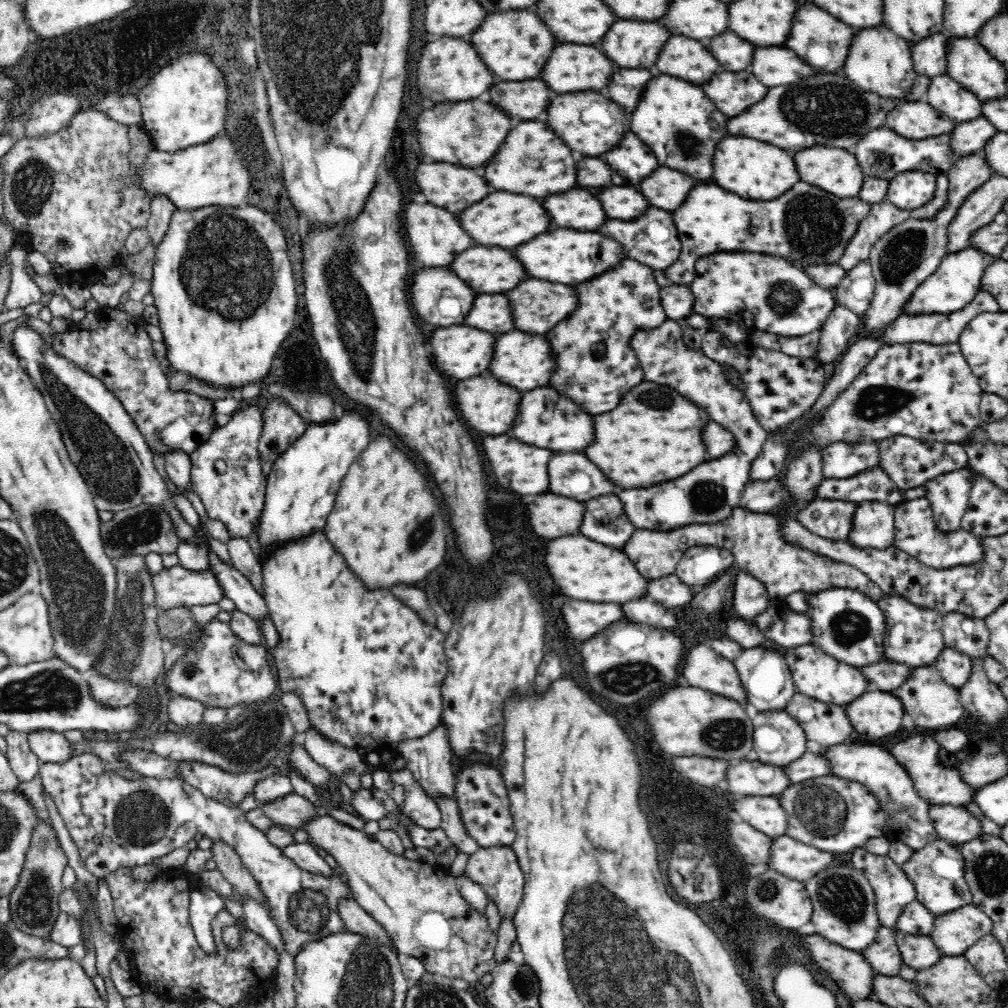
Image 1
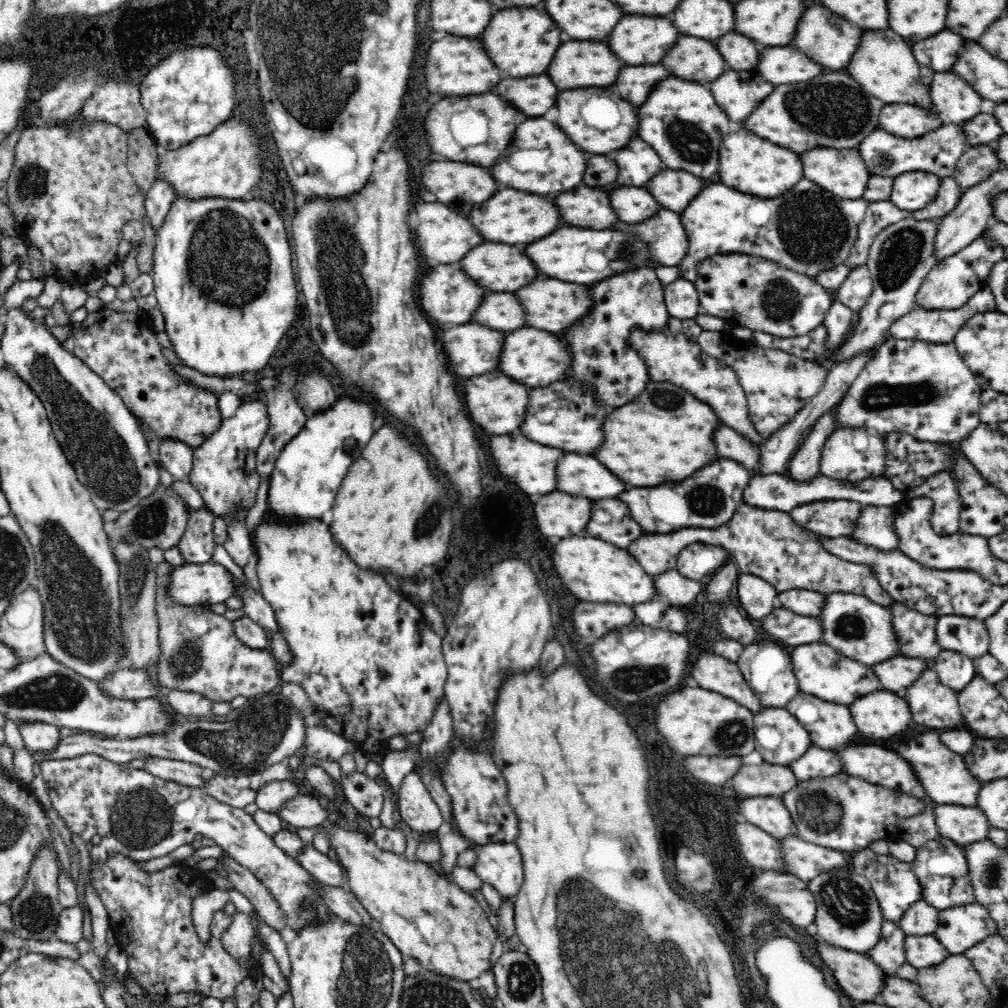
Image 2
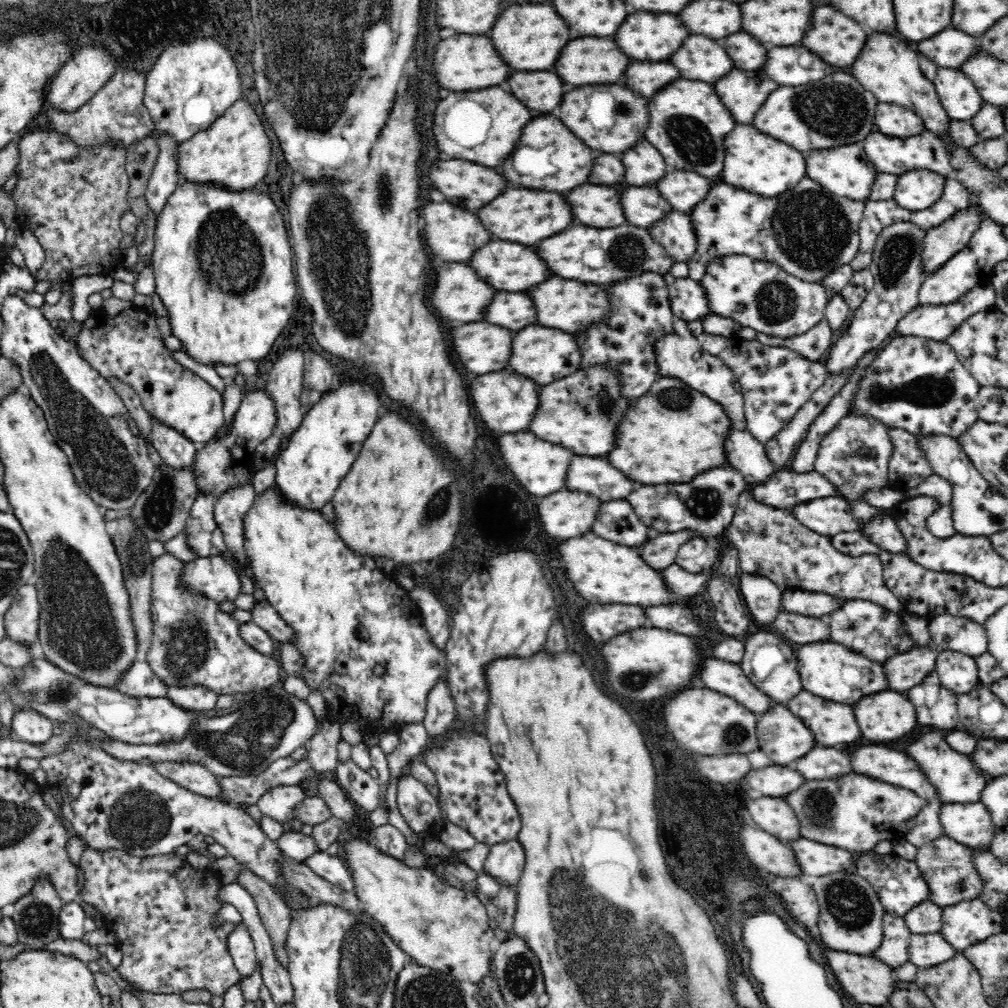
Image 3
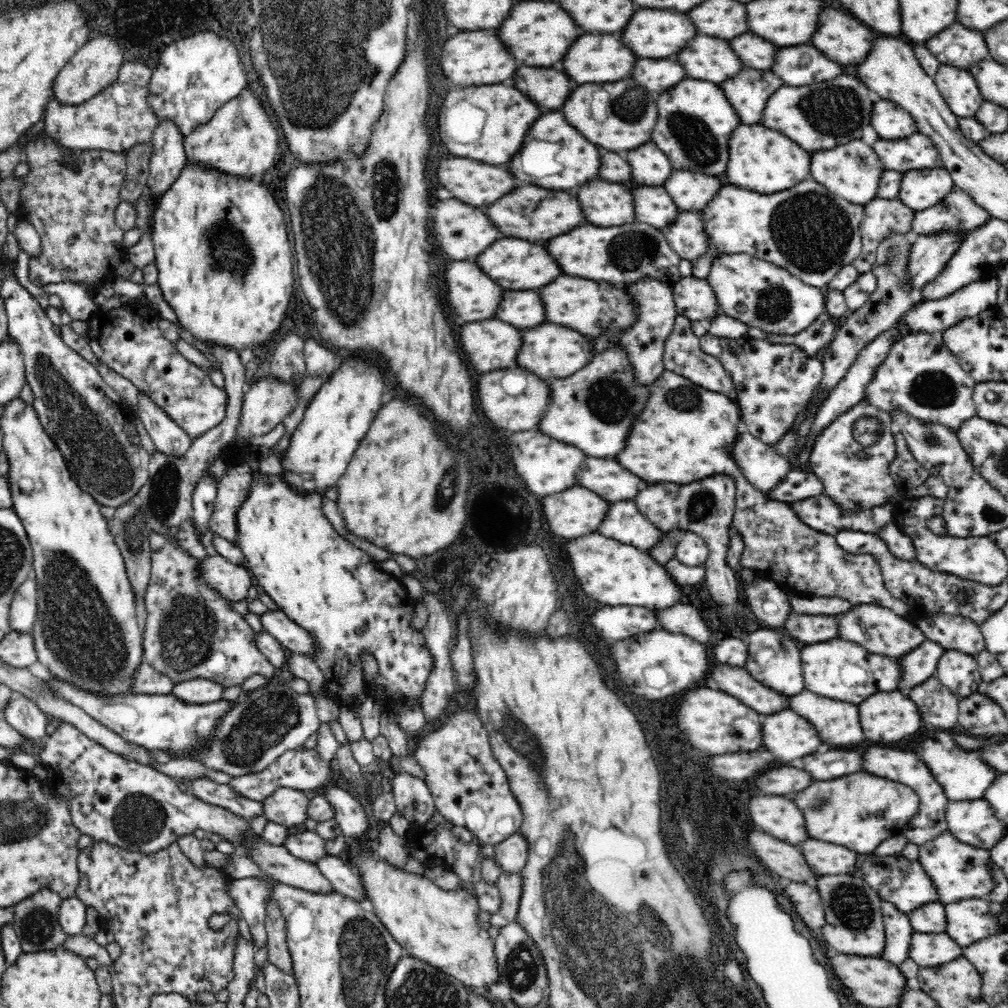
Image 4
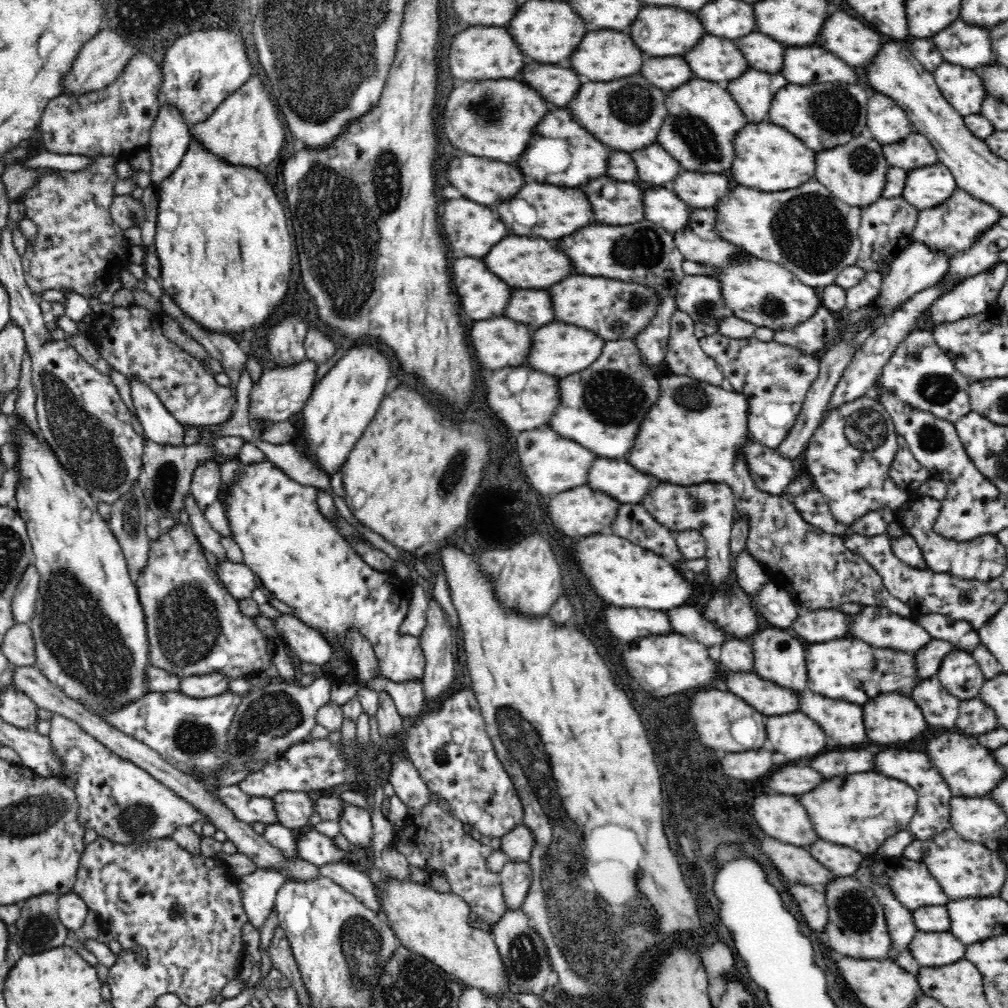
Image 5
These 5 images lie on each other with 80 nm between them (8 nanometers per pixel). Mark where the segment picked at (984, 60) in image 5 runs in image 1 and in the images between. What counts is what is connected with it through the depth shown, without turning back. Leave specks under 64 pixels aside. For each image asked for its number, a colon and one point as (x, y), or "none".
1: (929, 56)
2: (938, 52)
3: (948, 49)
4: (957, 46)

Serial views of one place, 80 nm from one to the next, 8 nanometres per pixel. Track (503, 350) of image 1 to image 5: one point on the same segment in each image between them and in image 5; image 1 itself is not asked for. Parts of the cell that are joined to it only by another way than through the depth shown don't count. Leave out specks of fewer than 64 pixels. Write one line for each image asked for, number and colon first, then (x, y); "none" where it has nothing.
2: (532, 357)
3: (544, 355)
4: (548, 351)
5: (559, 349)

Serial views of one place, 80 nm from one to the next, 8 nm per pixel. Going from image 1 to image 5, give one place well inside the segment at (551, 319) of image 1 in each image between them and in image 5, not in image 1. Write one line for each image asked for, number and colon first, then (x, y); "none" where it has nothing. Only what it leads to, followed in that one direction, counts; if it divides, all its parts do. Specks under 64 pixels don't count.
2: (554, 305)
3: (566, 304)
4: (588, 307)
5: (615, 310)

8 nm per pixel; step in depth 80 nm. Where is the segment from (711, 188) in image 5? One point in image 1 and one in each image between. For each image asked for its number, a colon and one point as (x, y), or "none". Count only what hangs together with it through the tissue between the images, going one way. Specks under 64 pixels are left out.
1: (666, 189)
2: (674, 189)
3: (683, 190)
4: (691, 191)

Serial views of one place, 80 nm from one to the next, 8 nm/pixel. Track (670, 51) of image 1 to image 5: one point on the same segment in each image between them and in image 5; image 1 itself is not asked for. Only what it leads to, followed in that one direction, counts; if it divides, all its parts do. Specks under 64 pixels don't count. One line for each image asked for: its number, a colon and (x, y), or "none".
2: (690, 58)
3: (700, 58)
4: (707, 58)
5: (717, 59)

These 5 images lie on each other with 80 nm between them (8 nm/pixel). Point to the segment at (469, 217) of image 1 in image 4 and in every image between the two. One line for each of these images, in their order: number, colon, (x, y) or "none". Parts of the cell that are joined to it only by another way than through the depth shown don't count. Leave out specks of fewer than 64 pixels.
2: (510, 217)
3: (526, 216)
4: (531, 213)

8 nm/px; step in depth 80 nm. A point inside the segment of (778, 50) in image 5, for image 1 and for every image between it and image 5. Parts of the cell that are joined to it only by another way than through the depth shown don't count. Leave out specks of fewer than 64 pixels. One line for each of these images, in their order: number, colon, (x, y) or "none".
1: (733, 53)
2: (740, 53)
3: (745, 51)
4: (754, 52)

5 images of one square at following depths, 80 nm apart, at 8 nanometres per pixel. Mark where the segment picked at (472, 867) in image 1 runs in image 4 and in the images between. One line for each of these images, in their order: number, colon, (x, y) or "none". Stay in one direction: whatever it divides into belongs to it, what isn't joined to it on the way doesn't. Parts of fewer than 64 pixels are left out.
2: (500, 865)
3: (505, 861)
4: (511, 854)

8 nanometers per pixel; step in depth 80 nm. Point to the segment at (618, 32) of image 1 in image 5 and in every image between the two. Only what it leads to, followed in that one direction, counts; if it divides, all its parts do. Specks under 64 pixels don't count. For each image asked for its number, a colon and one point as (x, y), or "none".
2: (636, 40)
3: (644, 36)
4: (651, 33)
5: (659, 31)

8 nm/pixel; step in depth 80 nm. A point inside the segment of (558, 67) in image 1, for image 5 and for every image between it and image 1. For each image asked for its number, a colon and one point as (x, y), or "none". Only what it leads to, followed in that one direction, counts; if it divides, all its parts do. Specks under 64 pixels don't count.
2: (581, 64)
3: (590, 60)
4: (603, 58)
5: (606, 55)

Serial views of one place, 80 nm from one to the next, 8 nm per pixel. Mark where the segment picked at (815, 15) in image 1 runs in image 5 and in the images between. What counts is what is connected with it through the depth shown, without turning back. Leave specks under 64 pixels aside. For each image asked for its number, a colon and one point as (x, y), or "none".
2: (817, 25)
3: (838, 40)
4: (842, 39)
5: (850, 40)

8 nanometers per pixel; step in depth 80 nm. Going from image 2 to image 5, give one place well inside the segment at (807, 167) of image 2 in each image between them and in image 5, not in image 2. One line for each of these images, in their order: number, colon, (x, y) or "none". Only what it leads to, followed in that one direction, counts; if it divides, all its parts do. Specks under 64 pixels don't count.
3: (845, 171)
4: (852, 171)
5: (855, 173)

